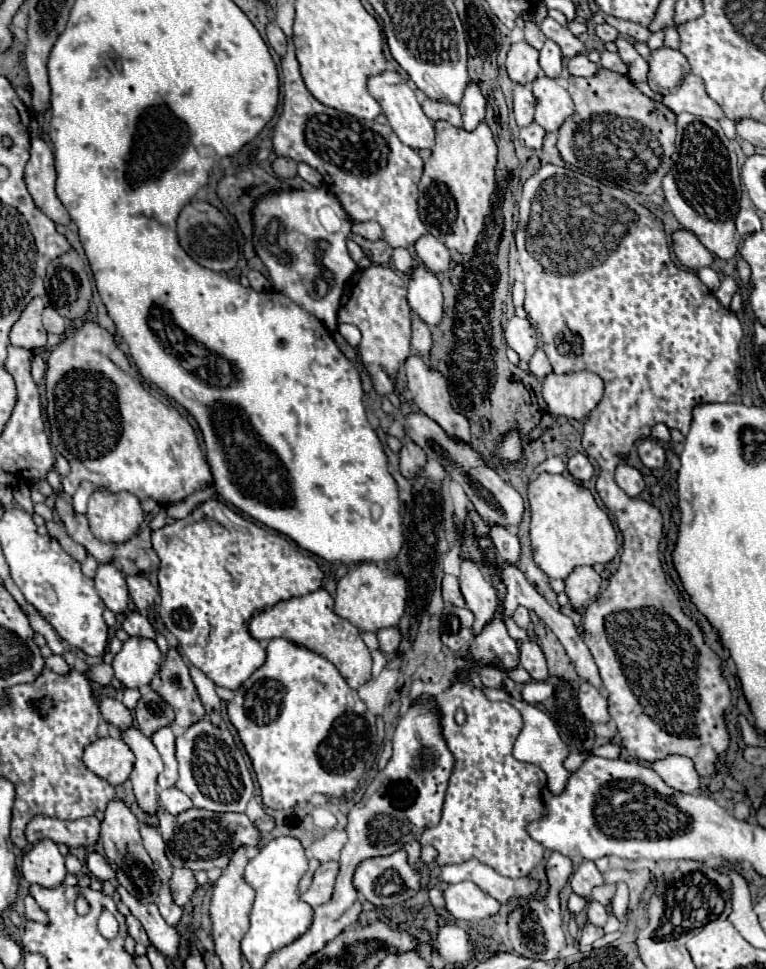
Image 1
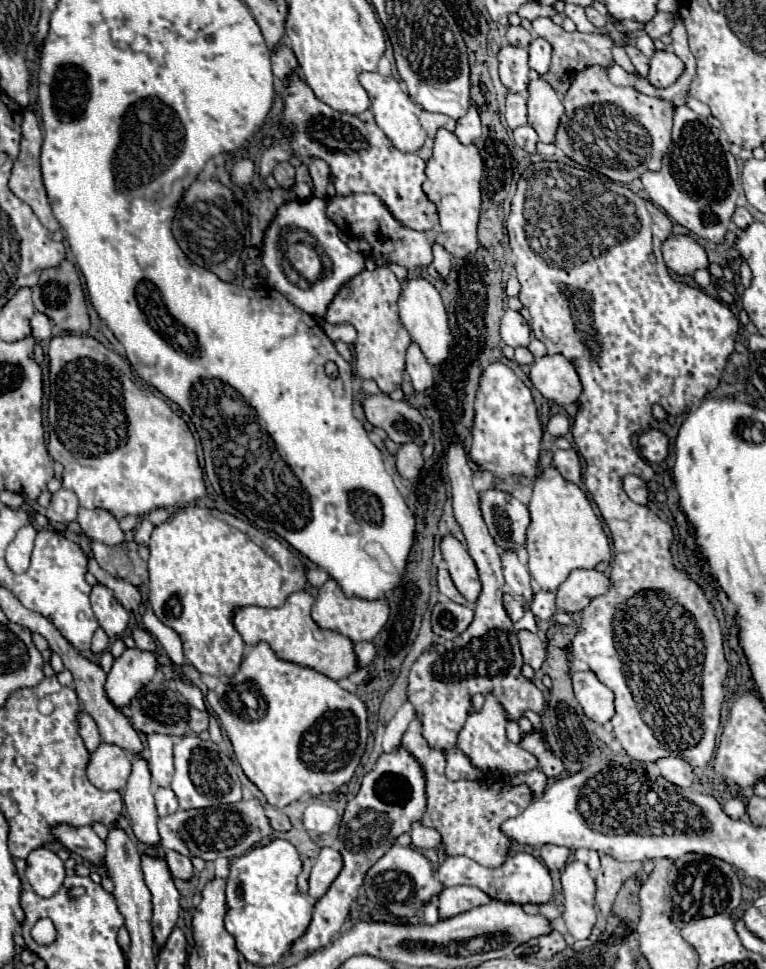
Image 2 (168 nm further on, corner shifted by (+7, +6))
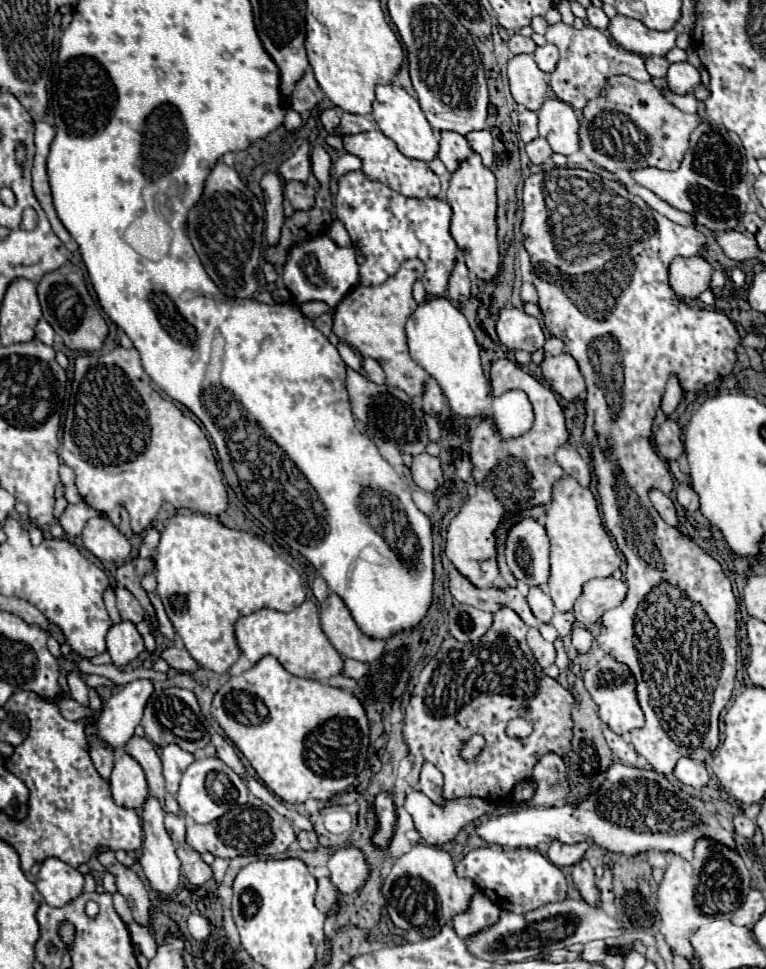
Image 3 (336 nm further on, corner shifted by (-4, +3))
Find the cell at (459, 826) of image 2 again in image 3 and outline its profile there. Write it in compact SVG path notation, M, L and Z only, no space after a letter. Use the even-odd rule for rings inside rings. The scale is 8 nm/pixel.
M425 763L425 767L421 769L421 791L431 797L435 803L443 803L441 797L441 771L437 771L437 767L433 767L431 763Z

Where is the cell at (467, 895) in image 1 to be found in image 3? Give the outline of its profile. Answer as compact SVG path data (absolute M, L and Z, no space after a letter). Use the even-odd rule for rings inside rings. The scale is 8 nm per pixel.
M479 891L473 897L469 911L465 915L457 915L457 919L453 919L453 929L461 939L467 939L467 937L495 925L499 915L501 915L501 909Z

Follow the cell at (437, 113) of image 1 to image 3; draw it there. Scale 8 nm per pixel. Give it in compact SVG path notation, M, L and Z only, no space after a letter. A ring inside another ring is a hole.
M441 131L441 149L439 159L445 163L447 173L455 173L459 165L473 153L467 139L461 135L453 135L453 131Z

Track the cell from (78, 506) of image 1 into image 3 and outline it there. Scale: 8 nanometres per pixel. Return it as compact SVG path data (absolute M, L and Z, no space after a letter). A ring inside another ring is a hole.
M79 501L79 503L69 505L69 507L65 509L65 513L61 515L59 523L61 523L61 527L65 529L65 535L67 535L69 539L75 539L77 535L81 535L85 523L87 523L93 515L97 515L97 511L91 509L89 505L85 505L83 501Z

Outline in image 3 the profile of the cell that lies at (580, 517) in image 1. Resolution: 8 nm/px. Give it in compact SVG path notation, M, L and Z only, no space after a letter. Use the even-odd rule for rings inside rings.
M563 477L555 483L553 487L553 501L547 507L547 519L545 519L545 531L551 539L551 579L547 585L547 591L555 603L555 607L561 613L571 613L573 611L573 603L577 601L577 597L583 591L583 585L595 577L609 577L615 569L619 569L621 565L621 555L617 553L617 549L613 547L609 535L603 529L601 517L599 517L599 509L597 509L597 501L593 497L593 493L587 487L581 487L573 477Z

